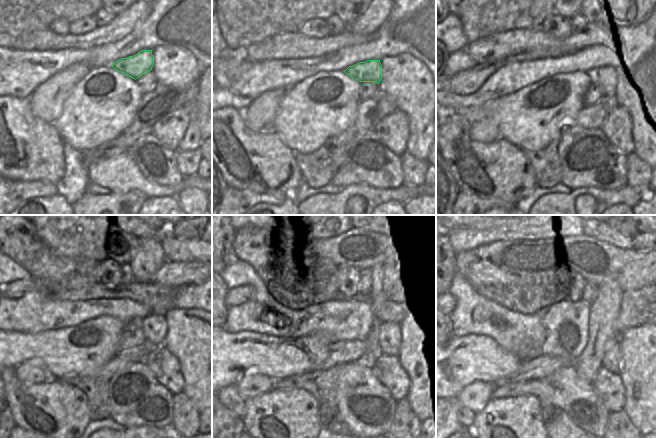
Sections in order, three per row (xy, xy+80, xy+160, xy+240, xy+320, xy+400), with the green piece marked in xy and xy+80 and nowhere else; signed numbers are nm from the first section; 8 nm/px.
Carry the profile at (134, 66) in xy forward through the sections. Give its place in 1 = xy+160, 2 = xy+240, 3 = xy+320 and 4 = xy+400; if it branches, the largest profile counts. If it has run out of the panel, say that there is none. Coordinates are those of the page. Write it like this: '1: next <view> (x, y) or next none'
1: next xy+160 (604, 78)
2: next xy+240 (155, 326)
3: next xy+320 (388, 332)
4: next xy+400 (612, 356)

